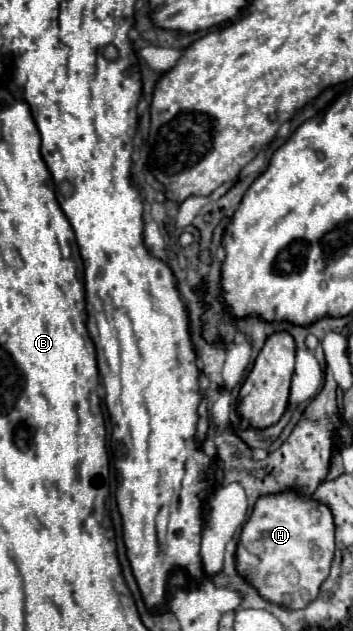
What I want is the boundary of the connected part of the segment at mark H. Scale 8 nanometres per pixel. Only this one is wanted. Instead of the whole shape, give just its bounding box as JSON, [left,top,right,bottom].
[236,488,334,610]

